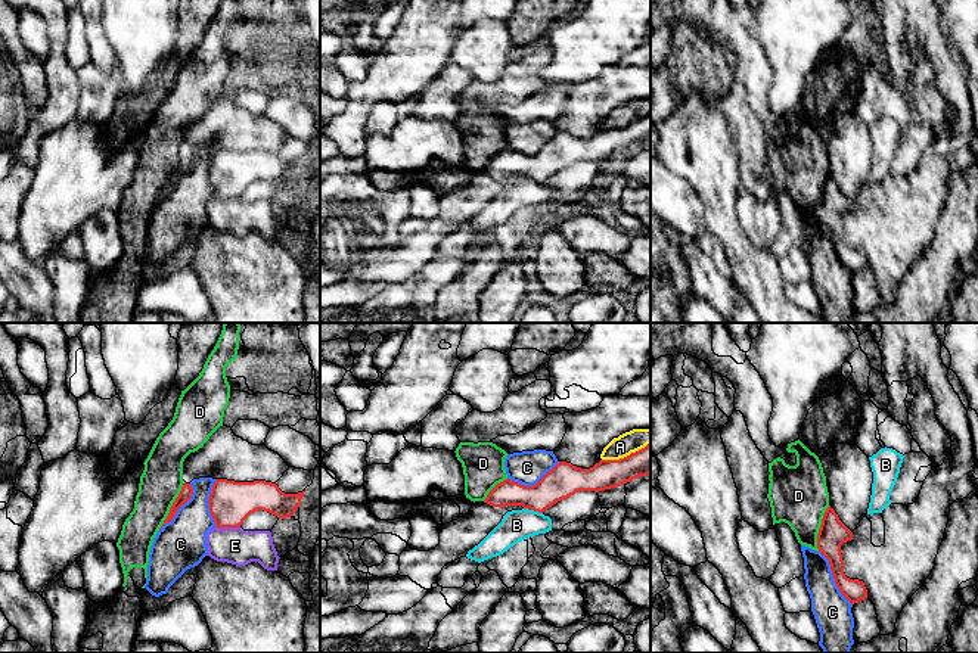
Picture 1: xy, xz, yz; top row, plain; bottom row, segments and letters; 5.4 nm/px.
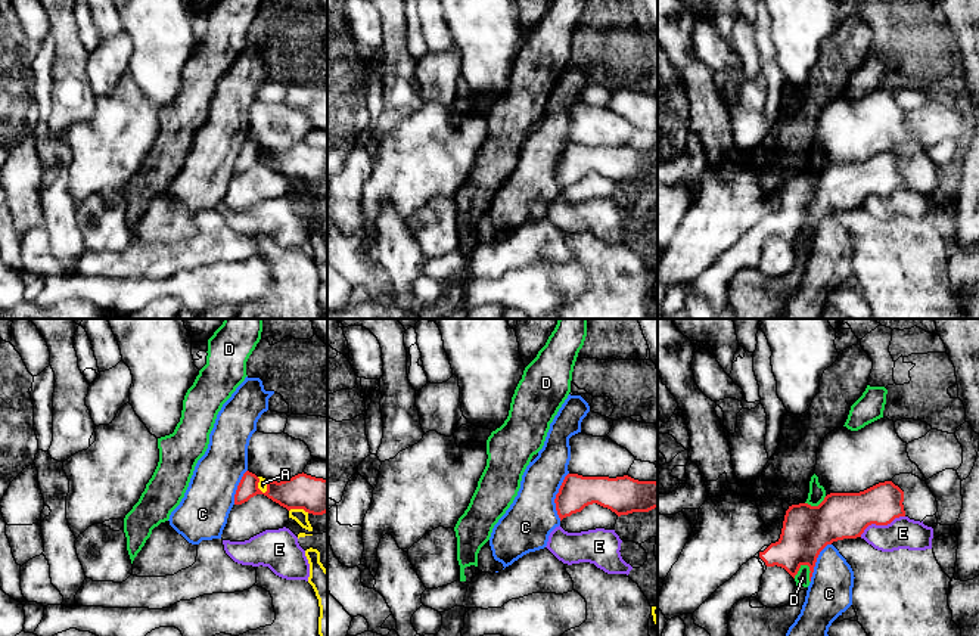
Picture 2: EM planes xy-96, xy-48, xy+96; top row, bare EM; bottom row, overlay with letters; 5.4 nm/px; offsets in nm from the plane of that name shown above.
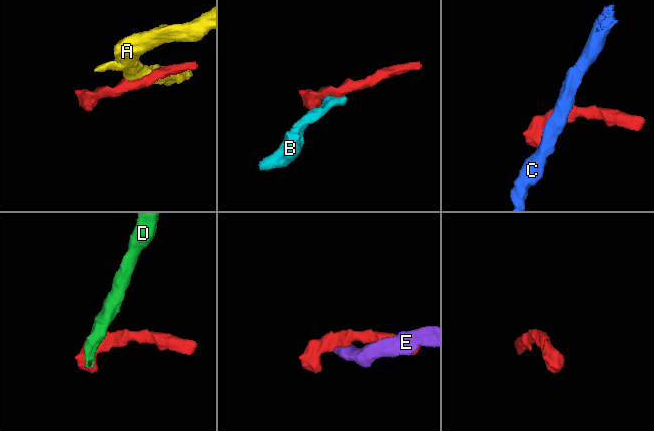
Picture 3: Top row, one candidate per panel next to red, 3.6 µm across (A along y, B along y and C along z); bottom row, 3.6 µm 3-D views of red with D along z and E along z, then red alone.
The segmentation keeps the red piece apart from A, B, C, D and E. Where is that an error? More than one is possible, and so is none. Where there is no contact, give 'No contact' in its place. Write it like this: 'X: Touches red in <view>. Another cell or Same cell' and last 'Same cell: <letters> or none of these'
A: Touches red in xz. Another cell
B: Touches red in xz. Another cell
C: Touches red in yz. Another cell
D: Touches red in xy. Another cell
E: Touches red in xy. Another cell
Same cell: none of these

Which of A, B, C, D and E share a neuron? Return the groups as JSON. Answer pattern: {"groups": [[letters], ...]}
{"groups": [["A"], ["B", "E"], ["C"], ["D"]]}

